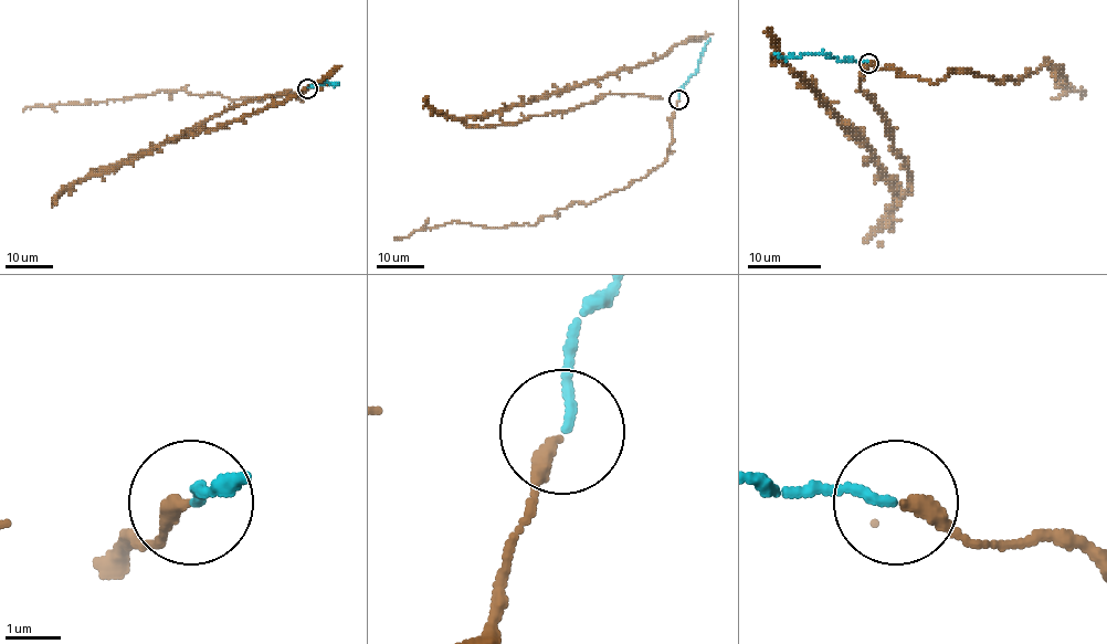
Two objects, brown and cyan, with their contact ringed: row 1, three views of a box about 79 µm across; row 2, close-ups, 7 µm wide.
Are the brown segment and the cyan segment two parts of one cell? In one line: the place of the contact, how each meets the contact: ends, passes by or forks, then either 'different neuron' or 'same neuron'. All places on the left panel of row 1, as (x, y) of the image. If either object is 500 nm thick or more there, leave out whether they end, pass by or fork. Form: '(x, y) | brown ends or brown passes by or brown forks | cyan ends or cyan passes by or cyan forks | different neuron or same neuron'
(307, 88) | brown ends | cyan ends | same neuron

